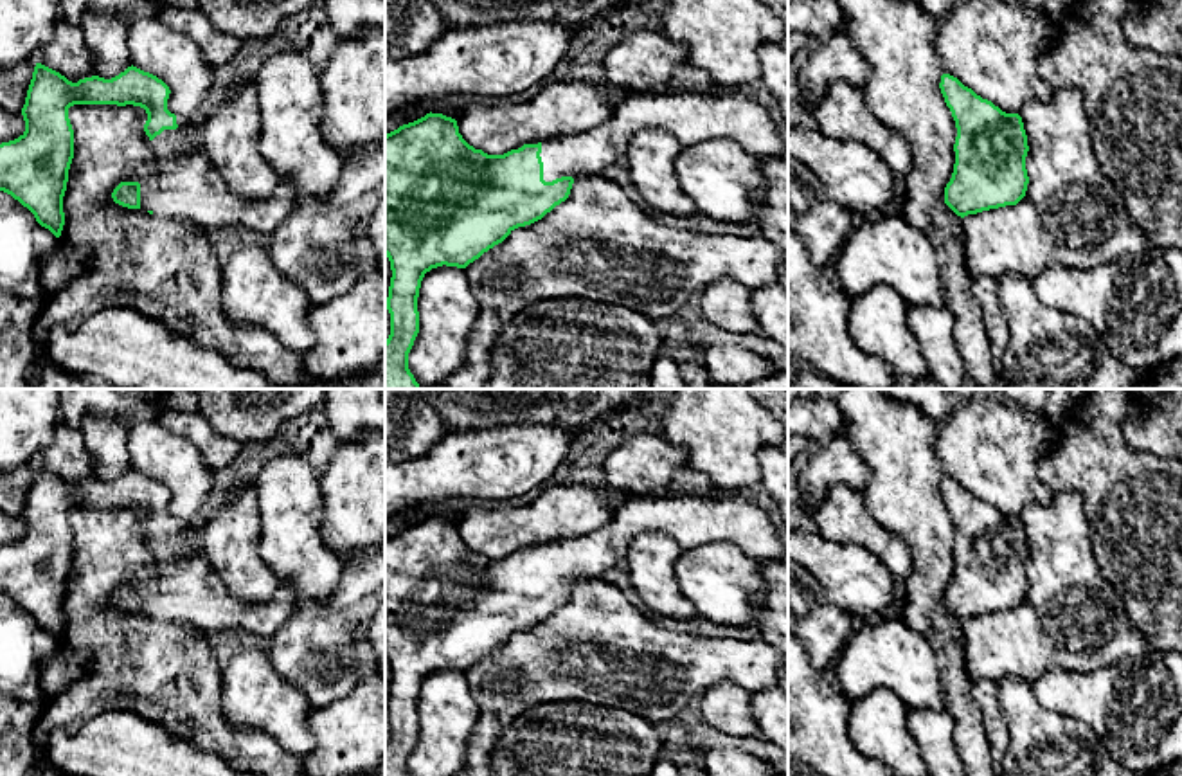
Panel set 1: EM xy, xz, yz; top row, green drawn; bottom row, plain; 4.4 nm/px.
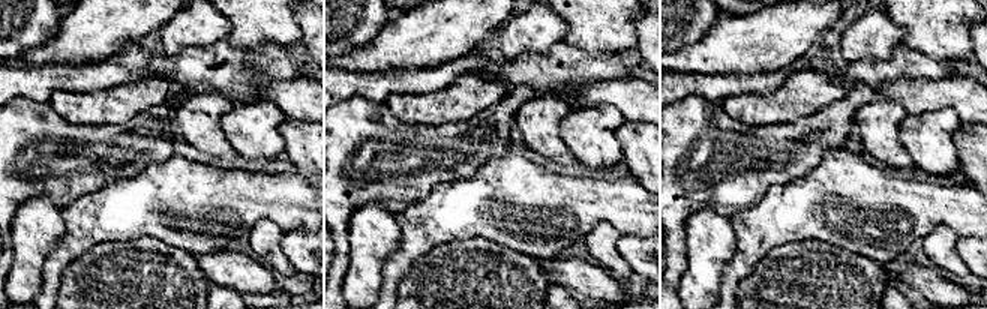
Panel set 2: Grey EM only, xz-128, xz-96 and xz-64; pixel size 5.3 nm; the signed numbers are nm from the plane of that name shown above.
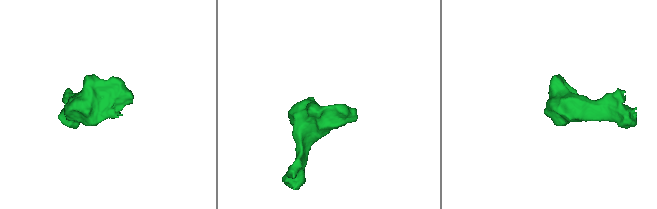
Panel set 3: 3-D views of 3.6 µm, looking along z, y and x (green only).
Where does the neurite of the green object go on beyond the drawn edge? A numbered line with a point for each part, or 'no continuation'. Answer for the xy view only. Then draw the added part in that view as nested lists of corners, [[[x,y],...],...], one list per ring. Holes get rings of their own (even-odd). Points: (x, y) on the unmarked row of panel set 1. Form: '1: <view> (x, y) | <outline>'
1: xy (180, 586) | [[[193,529],[164,533],[151,544],[153,564],[128,585],[140,587],[140,612],[203,632],[245,630],[272,639],[295,612],[293,591],[277,583],[268,603],[234,598],[203,553]]]

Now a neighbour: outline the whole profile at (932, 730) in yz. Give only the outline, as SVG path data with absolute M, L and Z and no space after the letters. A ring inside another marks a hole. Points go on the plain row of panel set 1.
M912 708L907 726L928 776L966 776L955 749L955 720L945 708Z

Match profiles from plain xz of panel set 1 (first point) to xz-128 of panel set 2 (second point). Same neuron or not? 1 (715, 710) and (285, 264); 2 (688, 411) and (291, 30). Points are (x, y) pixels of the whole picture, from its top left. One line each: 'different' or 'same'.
1: same
2: same

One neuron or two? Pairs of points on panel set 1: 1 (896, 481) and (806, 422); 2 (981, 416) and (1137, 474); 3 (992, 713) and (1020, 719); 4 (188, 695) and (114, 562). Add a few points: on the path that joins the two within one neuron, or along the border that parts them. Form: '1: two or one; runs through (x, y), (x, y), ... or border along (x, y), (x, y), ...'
1: two; border along (837, 407), (844, 422), (844, 433)
2: two; border along (1040, 458), (1037, 476), (1055, 492)
3: two; border along (995, 683), (999, 710), (1008, 730), (1008, 757)
4: one; runs through (150, 667), (139, 665), (90, 618), (90, 600)

